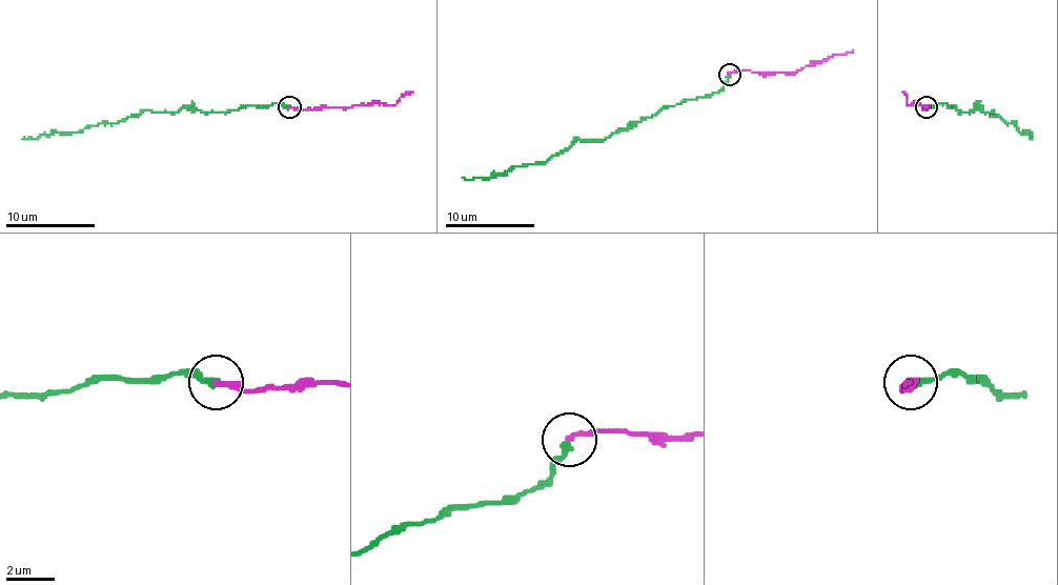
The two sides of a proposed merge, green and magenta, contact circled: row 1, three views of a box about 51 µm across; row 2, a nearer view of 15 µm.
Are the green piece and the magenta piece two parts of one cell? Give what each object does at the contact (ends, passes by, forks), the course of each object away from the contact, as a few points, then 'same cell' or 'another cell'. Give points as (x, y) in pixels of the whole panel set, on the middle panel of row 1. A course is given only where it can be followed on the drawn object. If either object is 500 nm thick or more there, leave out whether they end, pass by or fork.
green ends; magenta ends; course green (730, 75), (716, 93), (660, 108), (603, 139), (576, 139), (545, 162), (511, 166), (489, 177), (462, 177); course magenta (730, 75), (741, 71), (792, 73), (853, 49); same cell

